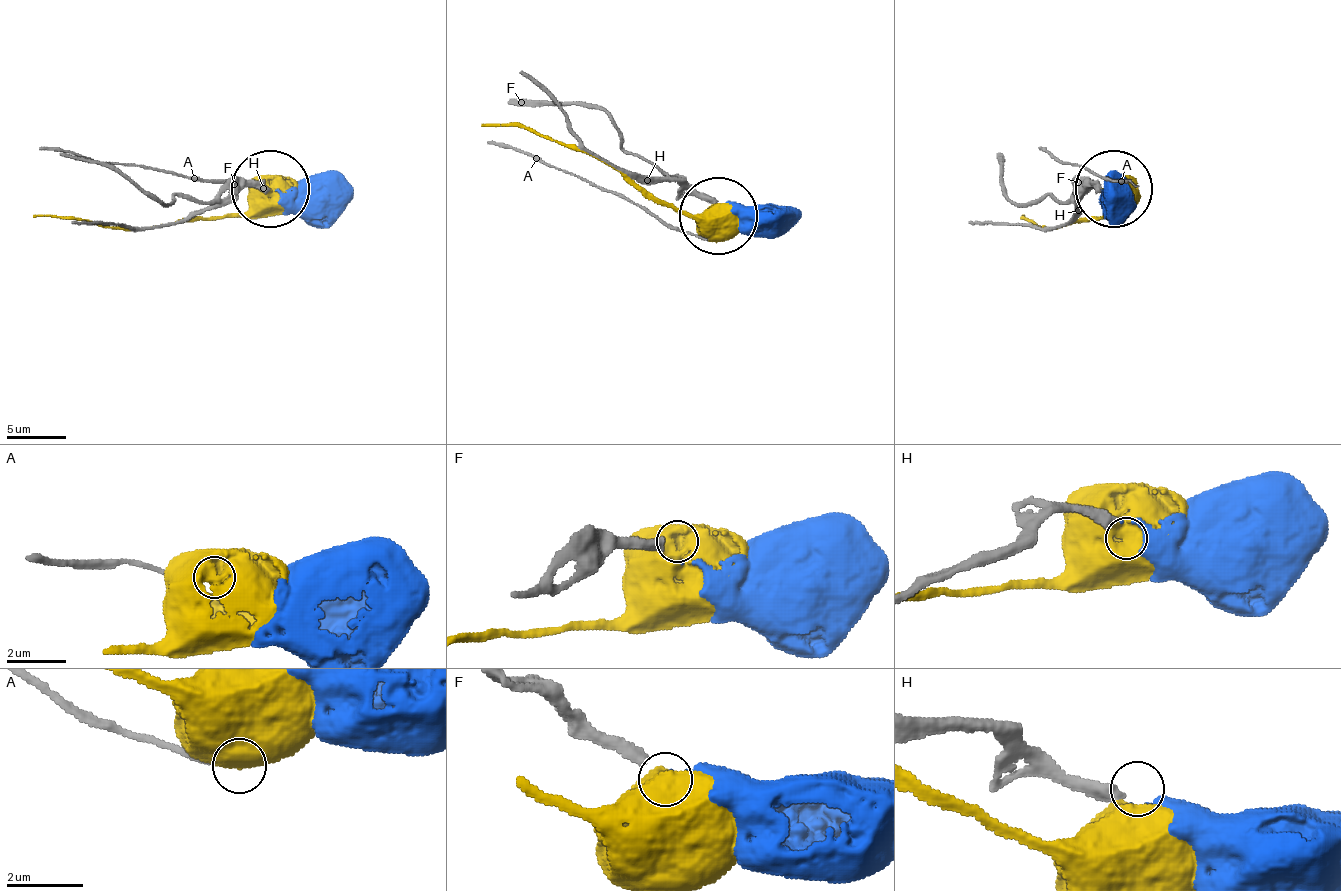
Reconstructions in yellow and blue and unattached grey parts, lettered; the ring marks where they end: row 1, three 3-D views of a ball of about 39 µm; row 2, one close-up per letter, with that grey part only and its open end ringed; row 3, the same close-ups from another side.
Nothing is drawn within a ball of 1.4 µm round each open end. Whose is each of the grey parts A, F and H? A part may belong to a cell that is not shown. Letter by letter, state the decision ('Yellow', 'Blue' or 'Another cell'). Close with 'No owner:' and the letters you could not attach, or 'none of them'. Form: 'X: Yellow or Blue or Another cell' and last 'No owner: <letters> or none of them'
A: Another cell
F: Another cell
H: Blue
No owner: A, F

